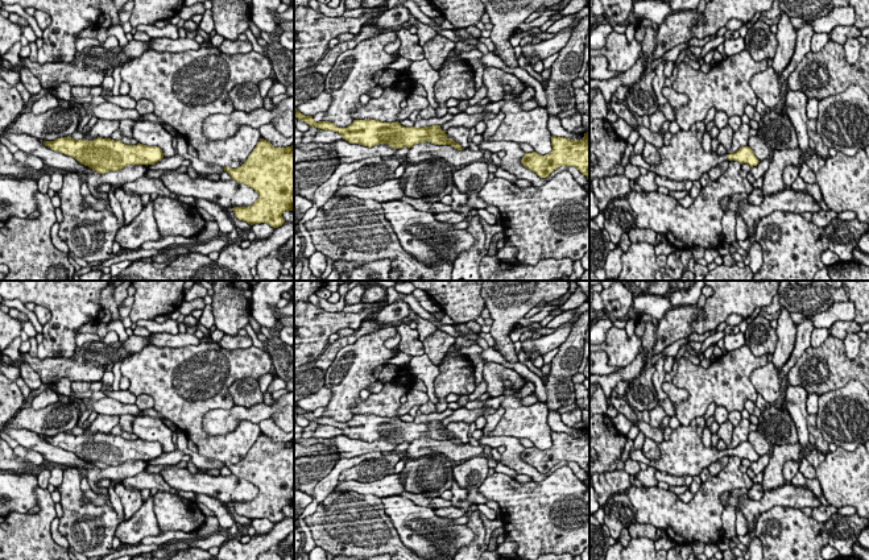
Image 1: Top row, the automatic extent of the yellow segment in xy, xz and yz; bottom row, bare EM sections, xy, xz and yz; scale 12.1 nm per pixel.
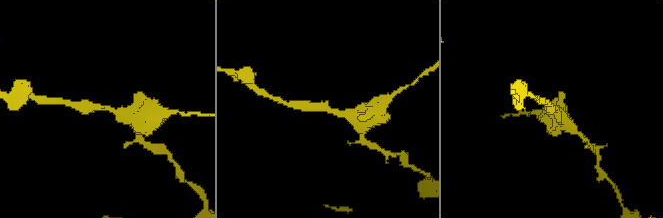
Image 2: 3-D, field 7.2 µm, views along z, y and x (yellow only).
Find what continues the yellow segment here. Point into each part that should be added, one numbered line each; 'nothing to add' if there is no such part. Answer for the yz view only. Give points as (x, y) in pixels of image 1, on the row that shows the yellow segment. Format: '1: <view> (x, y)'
1: yz (685, 158)

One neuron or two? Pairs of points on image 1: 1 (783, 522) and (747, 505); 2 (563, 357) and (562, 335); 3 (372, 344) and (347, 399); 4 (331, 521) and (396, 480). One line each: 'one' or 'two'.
1: two
2: two
3: one
4: two

